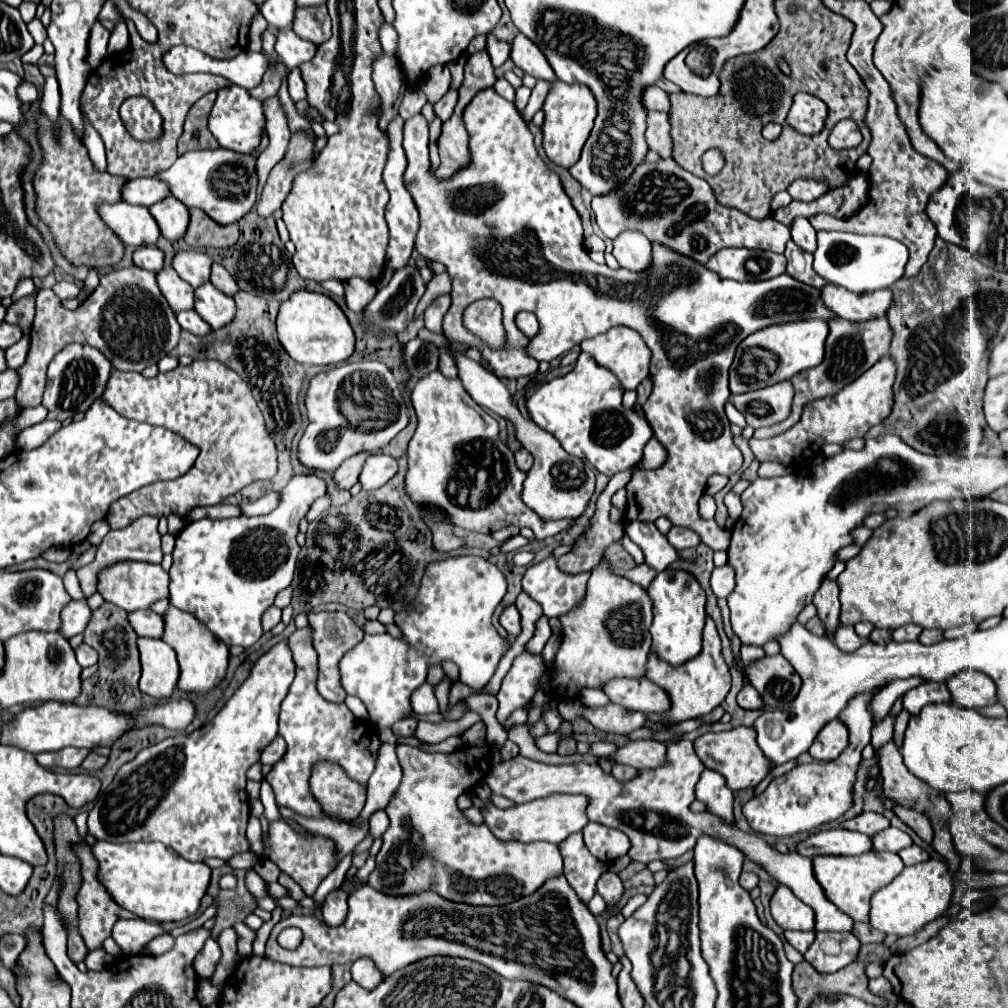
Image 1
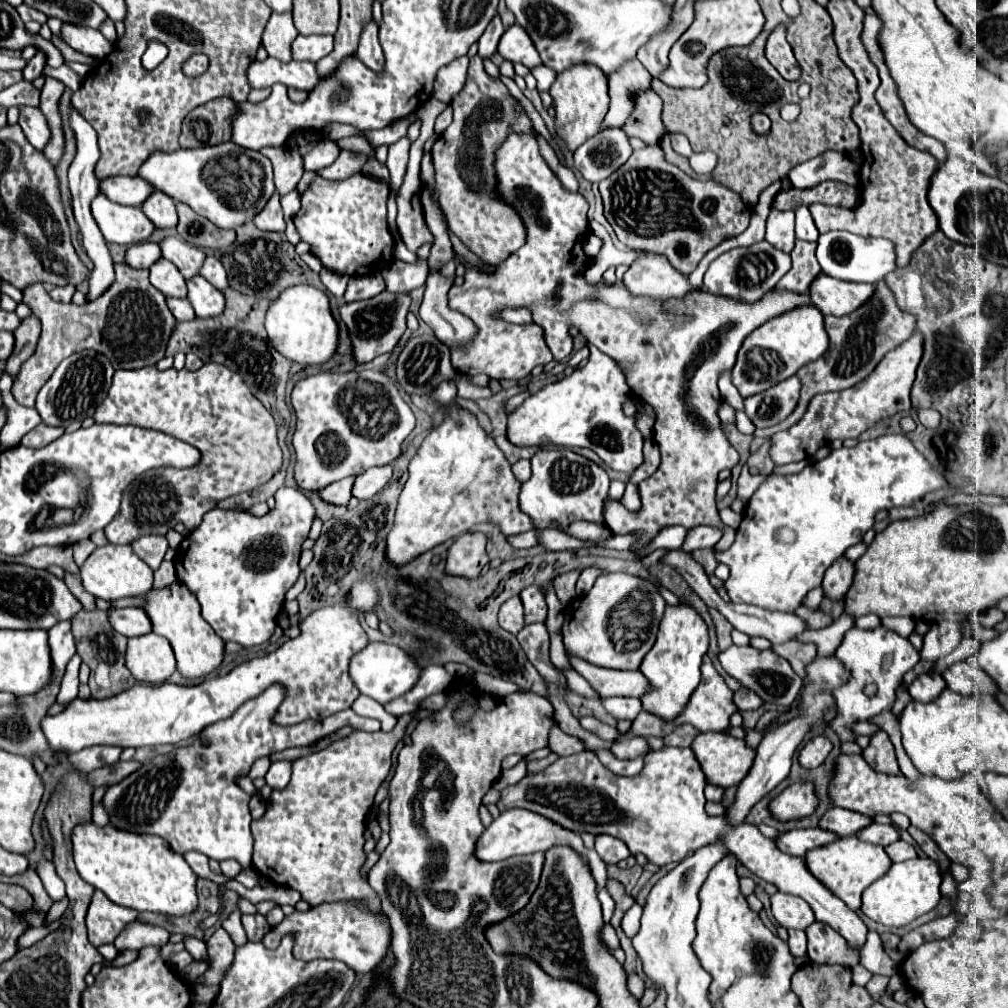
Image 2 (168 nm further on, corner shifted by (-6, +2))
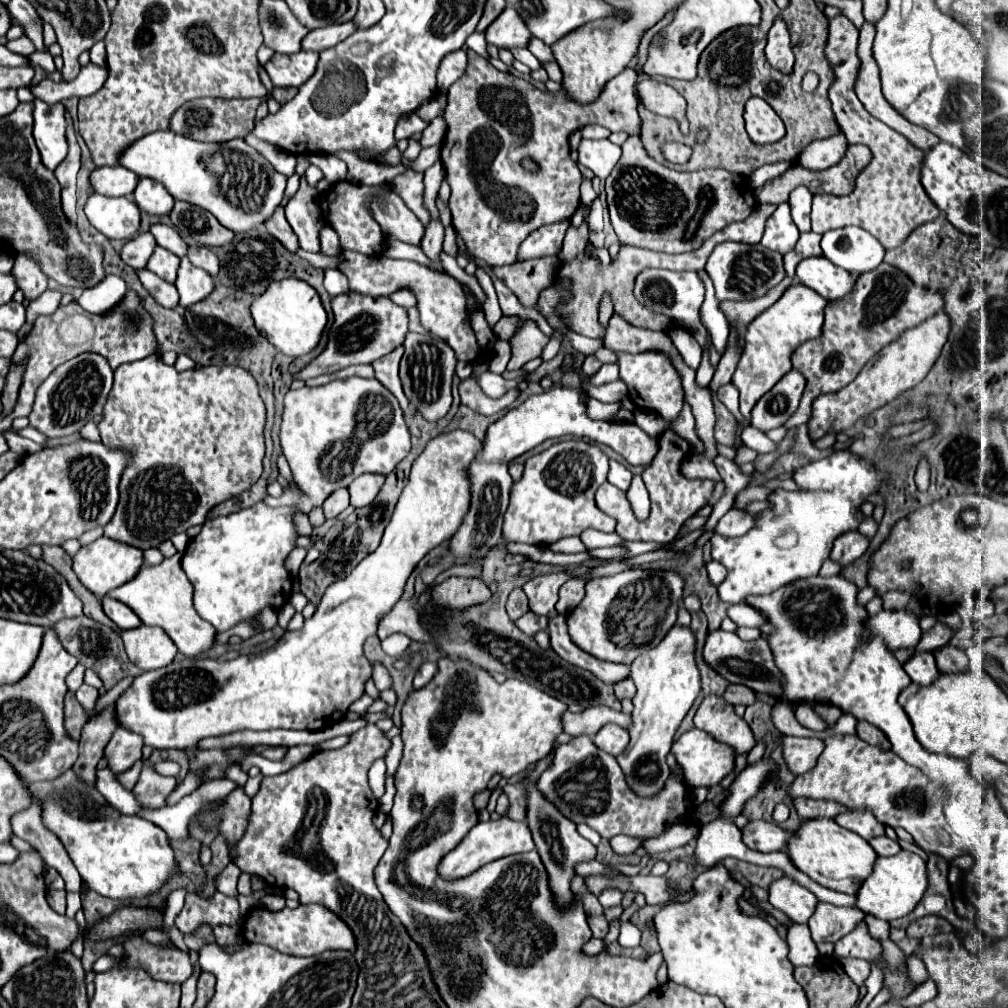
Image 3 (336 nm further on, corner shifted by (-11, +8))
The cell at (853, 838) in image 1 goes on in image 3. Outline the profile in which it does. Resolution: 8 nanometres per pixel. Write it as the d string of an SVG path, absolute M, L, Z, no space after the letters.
M752 820L746 828L742 828L744 844L752 850L758 850L758 852L786 850L792 838L794 838L794 832L784 830L774 822Z

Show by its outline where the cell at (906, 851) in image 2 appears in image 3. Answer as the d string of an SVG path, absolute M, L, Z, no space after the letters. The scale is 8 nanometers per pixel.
M878 836L878 838L872 838L868 842L876 850L878 856L894 856L894 854L898 854L902 850L900 848L900 842L898 840L892 840L888 836Z

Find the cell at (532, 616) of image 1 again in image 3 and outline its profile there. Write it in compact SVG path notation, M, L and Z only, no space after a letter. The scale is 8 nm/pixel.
M556 572L528 580L522 588L530 600L530 610L534 614L544 614L544 616L554 614L554 604L558 602L558 590L568 578L570 578L568 572Z

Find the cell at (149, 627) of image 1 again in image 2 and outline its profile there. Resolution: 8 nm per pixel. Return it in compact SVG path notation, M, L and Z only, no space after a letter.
M111 608L107 616L109 616L113 630L117 630L119 634L127 638L143 636L151 632L151 622L147 614L143 614L141 608Z

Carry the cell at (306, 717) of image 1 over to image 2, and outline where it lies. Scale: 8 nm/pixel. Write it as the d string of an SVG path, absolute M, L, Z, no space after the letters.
M271 764L271 768L267 770L267 774L265 774L265 780L267 780L267 784L271 786L271 788L283 788L283 786L287 786L287 782L289 782L289 778L291 778L291 774L287 772L287 764Z

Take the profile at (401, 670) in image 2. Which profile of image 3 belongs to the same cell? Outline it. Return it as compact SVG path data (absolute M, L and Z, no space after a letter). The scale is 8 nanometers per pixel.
M380 662L372 664L372 680L374 680L374 684L376 684L376 688L380 692L392 688L392 676L390 676L388 668L384 664L380 664Z

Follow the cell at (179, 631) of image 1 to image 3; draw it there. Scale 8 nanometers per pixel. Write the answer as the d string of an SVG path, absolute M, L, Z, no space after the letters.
M182 554L166 558L160 566L142 566L138 576L120 588L108 592L112 598L128 604L146 626L160 626L176 644L178 652L194 658L208 652L216 642L216 628L202 620L192 604L192 584L180 566Z

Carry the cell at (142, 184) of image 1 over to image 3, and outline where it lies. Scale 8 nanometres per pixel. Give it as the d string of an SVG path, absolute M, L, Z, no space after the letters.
M104 166L96 168L90 174L90 184L94 192L104 196L132 196L132 188L136 188L136 180L140 180L134 172L128 172L120 166Z

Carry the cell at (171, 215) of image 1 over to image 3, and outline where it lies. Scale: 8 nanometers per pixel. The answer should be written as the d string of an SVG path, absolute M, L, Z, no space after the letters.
M140 178L136 190L134 190L134 200L142 212L154 214L154 216L164 216L172 212L174 198L170 192L156 180Z

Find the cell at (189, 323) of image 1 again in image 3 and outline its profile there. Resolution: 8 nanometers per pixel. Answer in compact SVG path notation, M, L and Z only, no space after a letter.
M138 270L140 282L144 284L144 288L150 292L150 296L156 298L158 304L162 304L164 308L176 308L178 306L178 292L176 286L170 282L160 280L156 274L148 272L148 270Z

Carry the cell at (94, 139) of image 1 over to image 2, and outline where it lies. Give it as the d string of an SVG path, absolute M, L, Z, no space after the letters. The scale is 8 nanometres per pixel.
M97 194L91 202L91 214L105 242L111 244L139 244L149 240L155 230L153 222L139 208L113 204L109 198L103 198L103 194Z

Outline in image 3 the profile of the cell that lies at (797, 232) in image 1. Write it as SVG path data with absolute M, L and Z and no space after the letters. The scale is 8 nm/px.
M798 186L788 200L792 208L792 220L798 226L800 232L810 232L810 206L812 206L812 194L806 186Z

